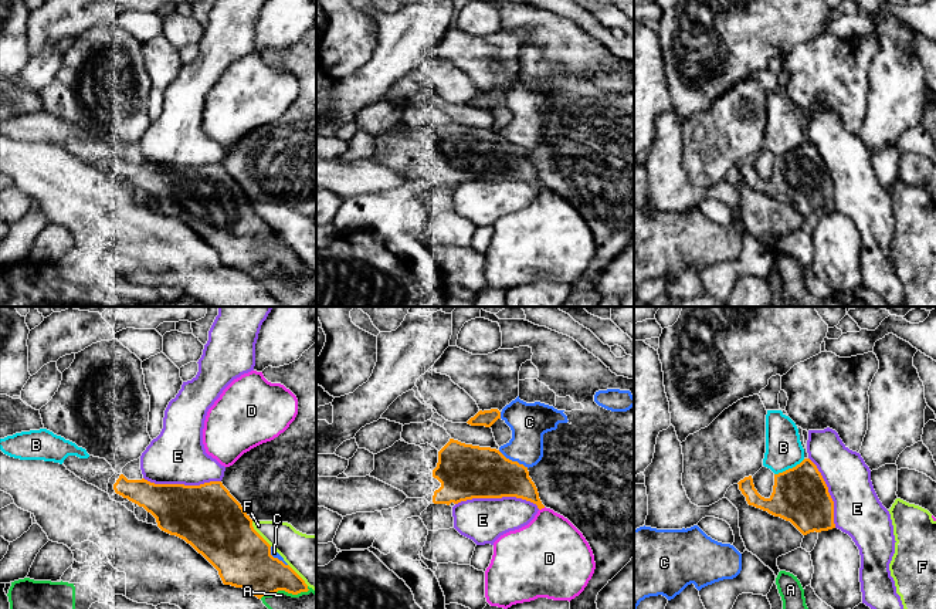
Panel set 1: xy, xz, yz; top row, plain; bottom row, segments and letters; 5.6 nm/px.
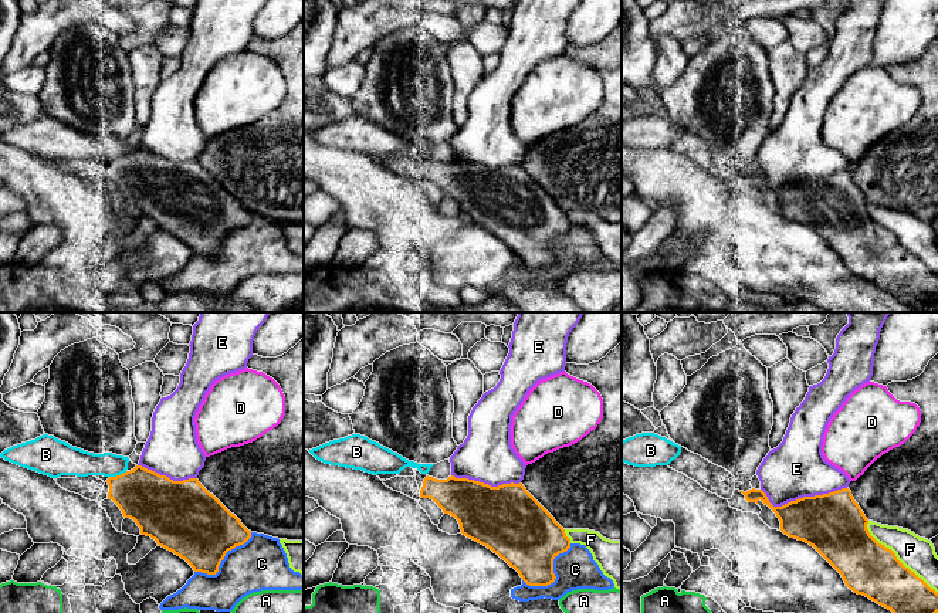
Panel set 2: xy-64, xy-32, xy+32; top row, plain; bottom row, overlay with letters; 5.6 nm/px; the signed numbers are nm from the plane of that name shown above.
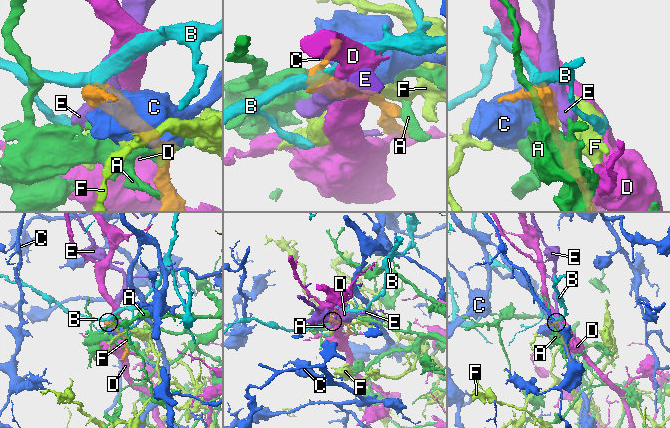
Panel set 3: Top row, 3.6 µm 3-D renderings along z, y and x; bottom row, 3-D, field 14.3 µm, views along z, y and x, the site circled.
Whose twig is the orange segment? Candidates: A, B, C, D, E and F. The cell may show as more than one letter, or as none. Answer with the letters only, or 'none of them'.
none of them

